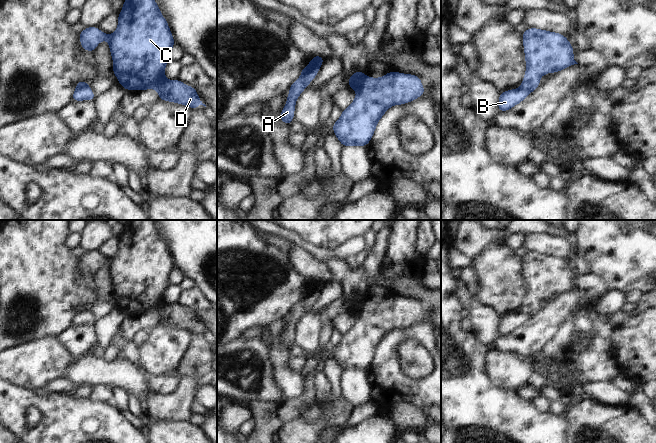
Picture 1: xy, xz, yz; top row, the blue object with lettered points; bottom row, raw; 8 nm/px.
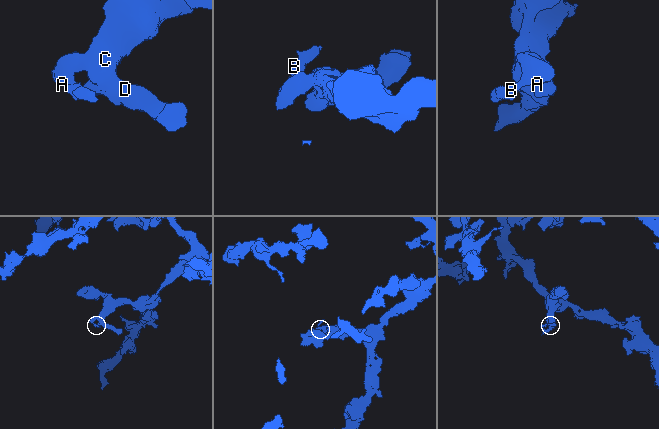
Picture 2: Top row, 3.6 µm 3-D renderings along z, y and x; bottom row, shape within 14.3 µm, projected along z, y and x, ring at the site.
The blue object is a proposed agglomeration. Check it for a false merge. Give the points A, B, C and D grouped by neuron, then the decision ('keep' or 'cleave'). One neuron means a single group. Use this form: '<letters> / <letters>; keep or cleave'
A C D / B; cleave

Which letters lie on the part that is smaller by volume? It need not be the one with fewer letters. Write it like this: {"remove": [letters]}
{"remove": ["B"]}

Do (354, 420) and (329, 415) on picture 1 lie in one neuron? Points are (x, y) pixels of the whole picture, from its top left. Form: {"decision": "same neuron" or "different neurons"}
{"decision": "different neurons"}

